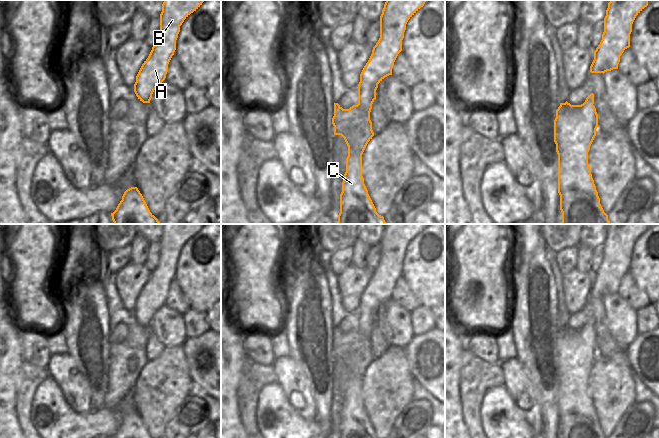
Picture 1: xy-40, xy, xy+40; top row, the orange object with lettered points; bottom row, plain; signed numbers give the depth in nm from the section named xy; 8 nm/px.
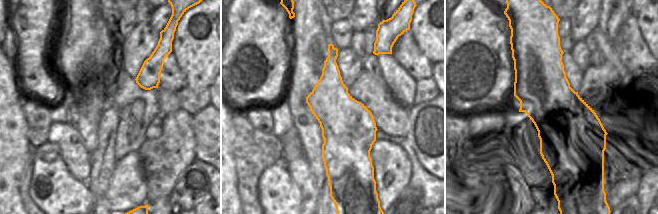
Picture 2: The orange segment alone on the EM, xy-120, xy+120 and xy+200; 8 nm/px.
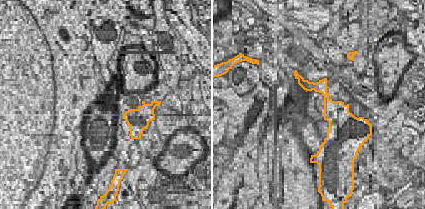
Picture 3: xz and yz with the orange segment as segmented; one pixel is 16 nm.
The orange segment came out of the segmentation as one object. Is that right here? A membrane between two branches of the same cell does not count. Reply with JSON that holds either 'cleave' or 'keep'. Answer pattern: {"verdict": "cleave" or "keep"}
{"verdict": "cleave"}

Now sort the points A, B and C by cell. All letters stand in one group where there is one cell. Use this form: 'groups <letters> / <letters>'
groups A B / C

